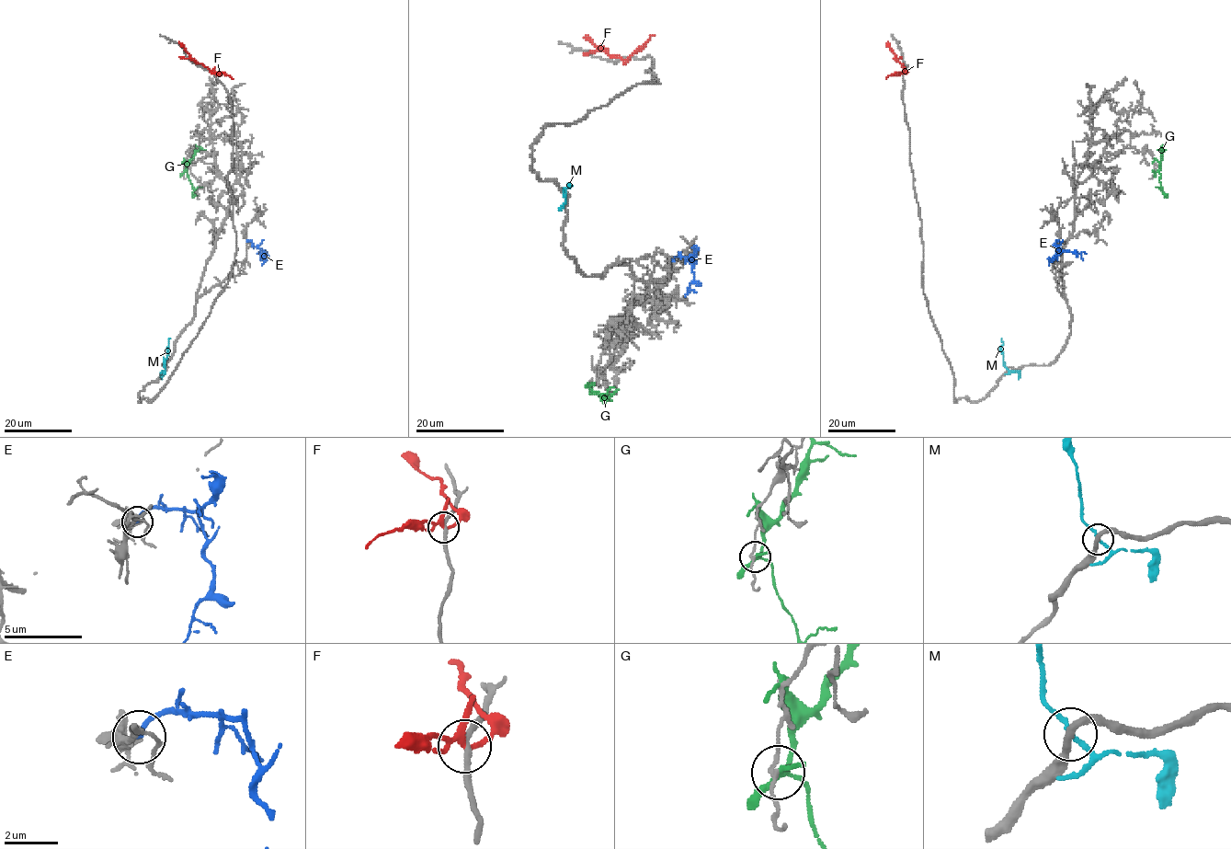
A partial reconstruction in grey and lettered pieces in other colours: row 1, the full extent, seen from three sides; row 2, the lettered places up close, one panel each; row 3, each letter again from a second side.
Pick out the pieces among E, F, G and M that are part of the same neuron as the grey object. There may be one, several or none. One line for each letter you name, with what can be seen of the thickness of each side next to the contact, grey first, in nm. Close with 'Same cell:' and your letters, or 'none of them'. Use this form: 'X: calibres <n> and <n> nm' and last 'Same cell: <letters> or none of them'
E: calibres 200 and 190 nm
Same cell: E

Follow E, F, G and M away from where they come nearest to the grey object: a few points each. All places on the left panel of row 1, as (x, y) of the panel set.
E: (246, 242), (249, 240), (264, 252), (259, 254), (265, 260)
F: (213, 74), (195, 61), (178, 40)
G: (184, 171), (195, 148), (206, 149)
M: (165, 369), (170, 338)

